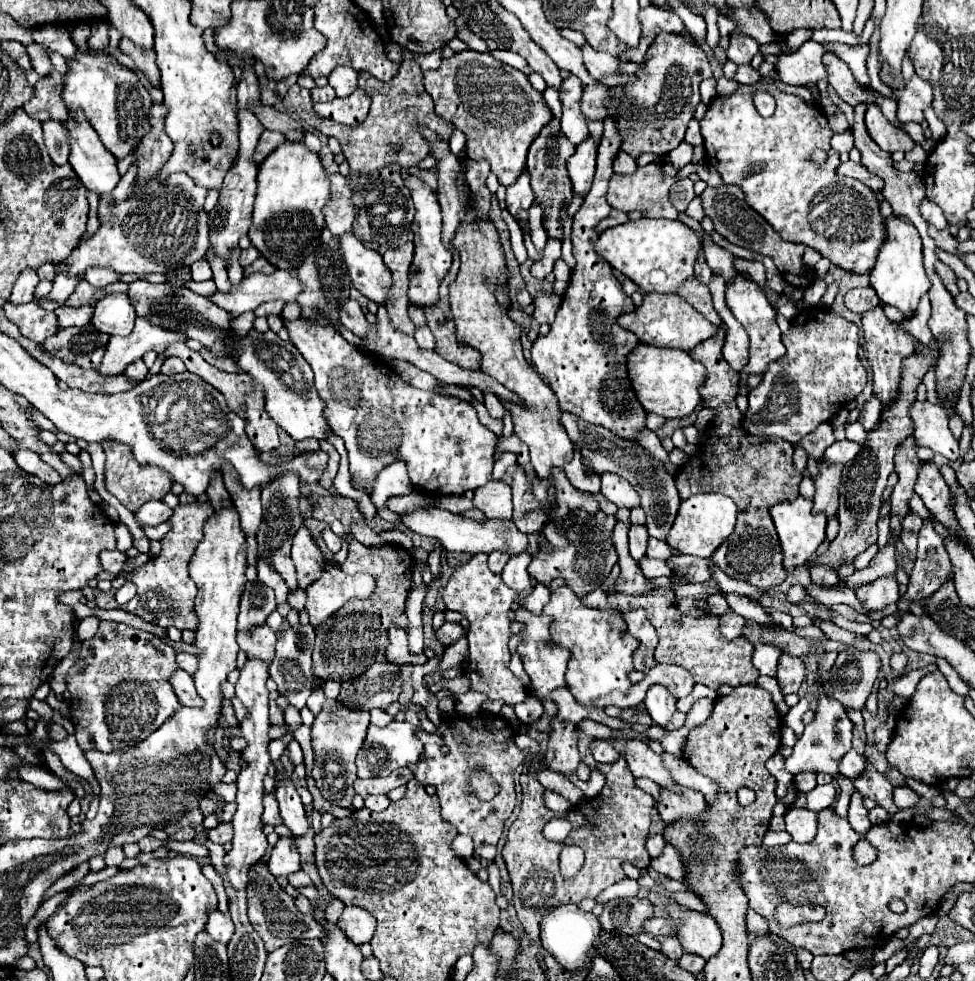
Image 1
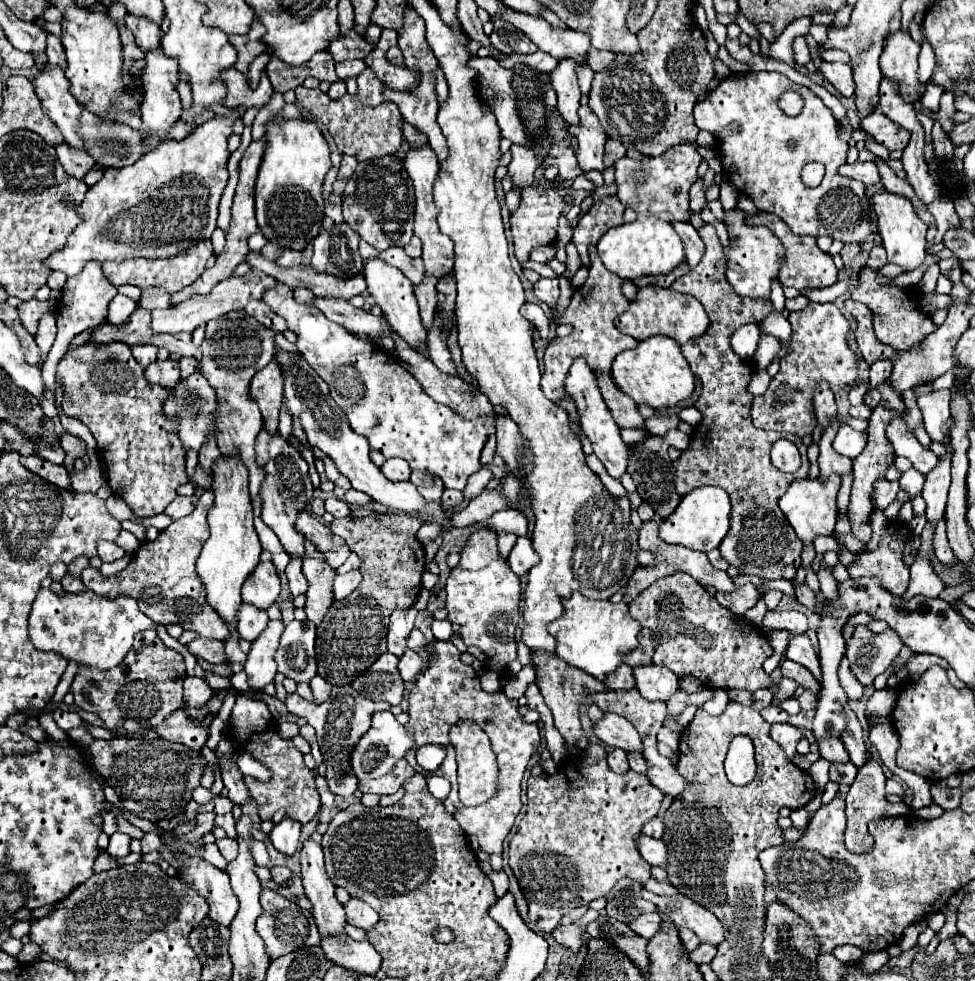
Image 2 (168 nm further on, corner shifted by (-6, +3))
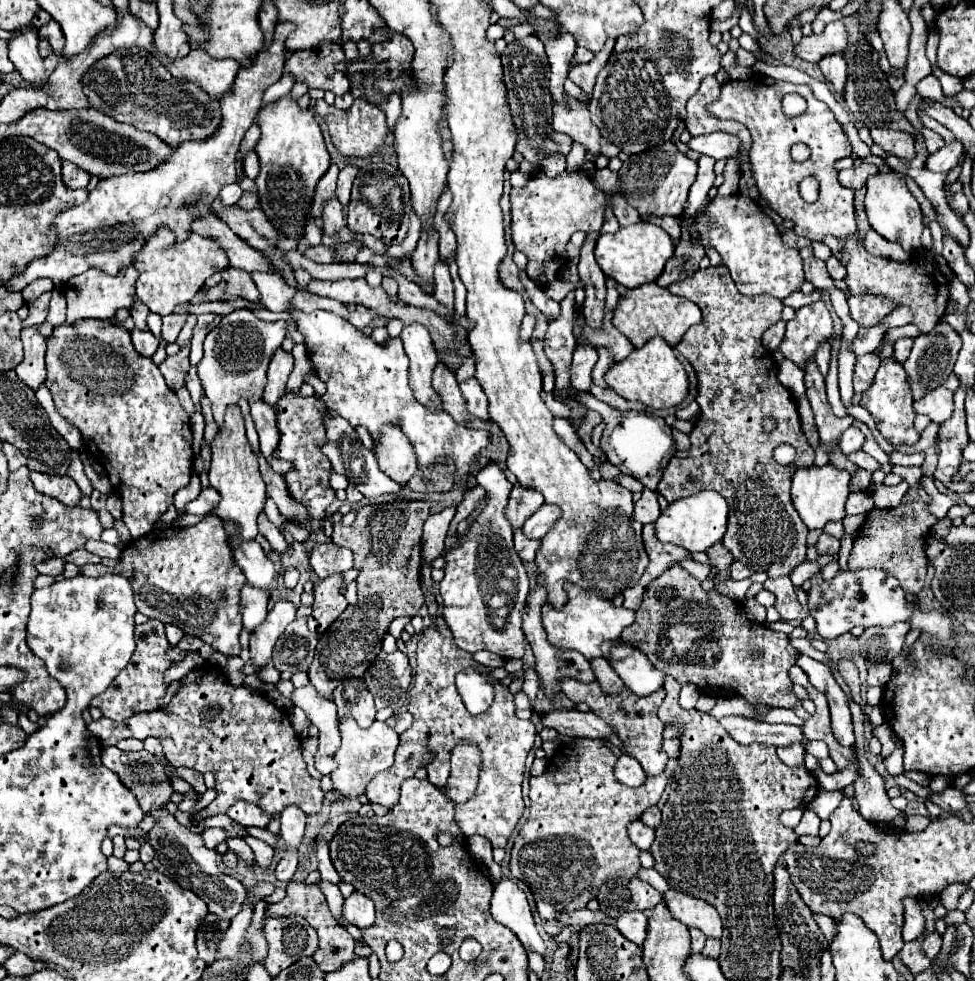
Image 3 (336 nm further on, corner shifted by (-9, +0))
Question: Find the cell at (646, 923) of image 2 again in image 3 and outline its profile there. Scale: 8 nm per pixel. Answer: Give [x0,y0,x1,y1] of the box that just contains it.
[613,911,649,947]

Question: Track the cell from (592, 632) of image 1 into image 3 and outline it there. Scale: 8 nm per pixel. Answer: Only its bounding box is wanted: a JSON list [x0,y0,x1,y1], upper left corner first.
[541,583,635,659]

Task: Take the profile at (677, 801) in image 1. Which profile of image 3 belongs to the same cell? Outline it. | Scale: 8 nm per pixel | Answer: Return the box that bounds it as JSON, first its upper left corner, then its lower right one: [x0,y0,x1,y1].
[561,679,667,773]

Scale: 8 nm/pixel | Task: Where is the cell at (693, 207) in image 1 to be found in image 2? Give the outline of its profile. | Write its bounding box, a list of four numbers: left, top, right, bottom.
[672,224,808,580]

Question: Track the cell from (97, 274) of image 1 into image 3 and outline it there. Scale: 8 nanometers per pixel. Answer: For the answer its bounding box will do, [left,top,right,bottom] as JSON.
[133,227,229,315]

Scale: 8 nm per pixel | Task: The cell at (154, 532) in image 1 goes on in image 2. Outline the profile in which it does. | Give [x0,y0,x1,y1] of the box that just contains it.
[58,342,188,518]

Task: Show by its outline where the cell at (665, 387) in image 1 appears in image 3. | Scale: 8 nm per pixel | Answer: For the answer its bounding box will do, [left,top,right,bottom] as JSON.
[605,337,689,409]

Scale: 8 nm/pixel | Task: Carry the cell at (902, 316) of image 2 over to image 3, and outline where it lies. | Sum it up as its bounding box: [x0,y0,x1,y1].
[839,239,949,333]

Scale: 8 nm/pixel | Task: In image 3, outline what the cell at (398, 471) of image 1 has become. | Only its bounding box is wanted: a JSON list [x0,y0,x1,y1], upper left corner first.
[375,423,417,485]

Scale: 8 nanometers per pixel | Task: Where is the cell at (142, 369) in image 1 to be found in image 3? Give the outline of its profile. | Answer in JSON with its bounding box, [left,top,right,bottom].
[131,327,159,357]

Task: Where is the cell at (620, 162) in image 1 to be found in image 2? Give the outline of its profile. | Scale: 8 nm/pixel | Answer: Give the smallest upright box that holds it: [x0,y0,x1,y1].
[604,140,626,168]

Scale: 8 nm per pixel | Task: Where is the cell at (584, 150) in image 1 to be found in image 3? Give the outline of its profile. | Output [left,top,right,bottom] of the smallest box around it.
[551,95,601,153]

